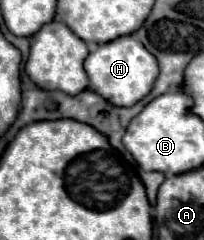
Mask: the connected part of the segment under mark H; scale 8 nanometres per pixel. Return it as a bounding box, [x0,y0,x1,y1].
[84,35,158,107]

